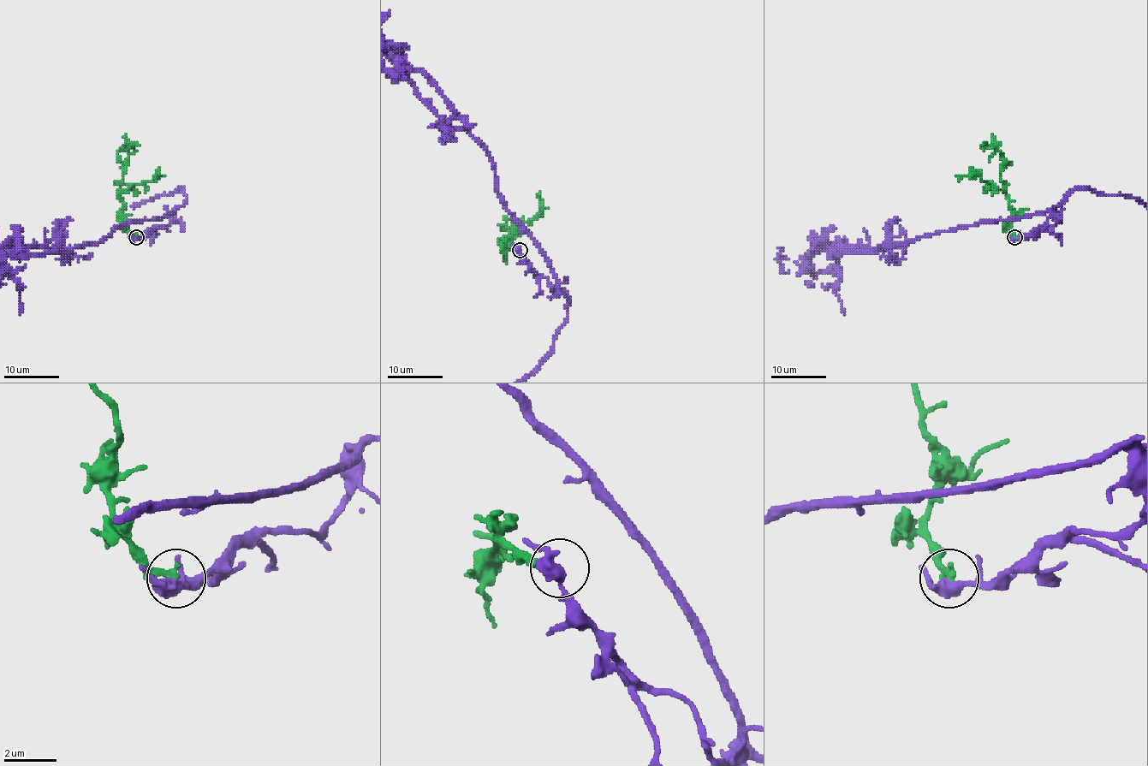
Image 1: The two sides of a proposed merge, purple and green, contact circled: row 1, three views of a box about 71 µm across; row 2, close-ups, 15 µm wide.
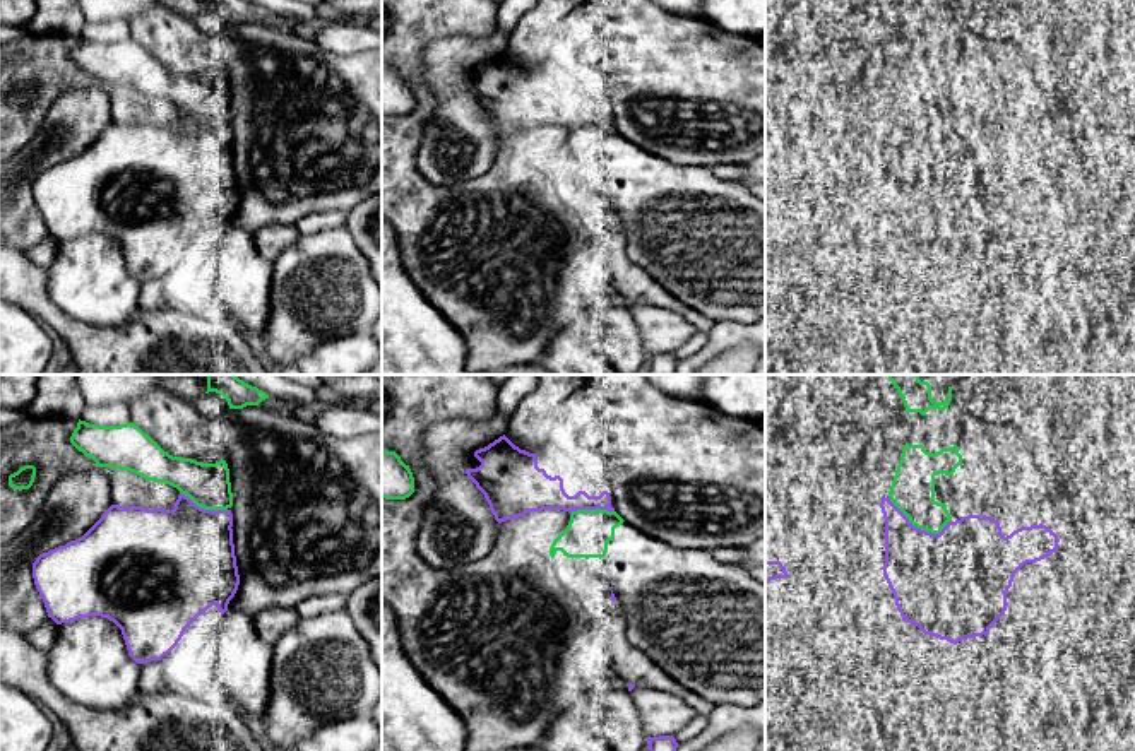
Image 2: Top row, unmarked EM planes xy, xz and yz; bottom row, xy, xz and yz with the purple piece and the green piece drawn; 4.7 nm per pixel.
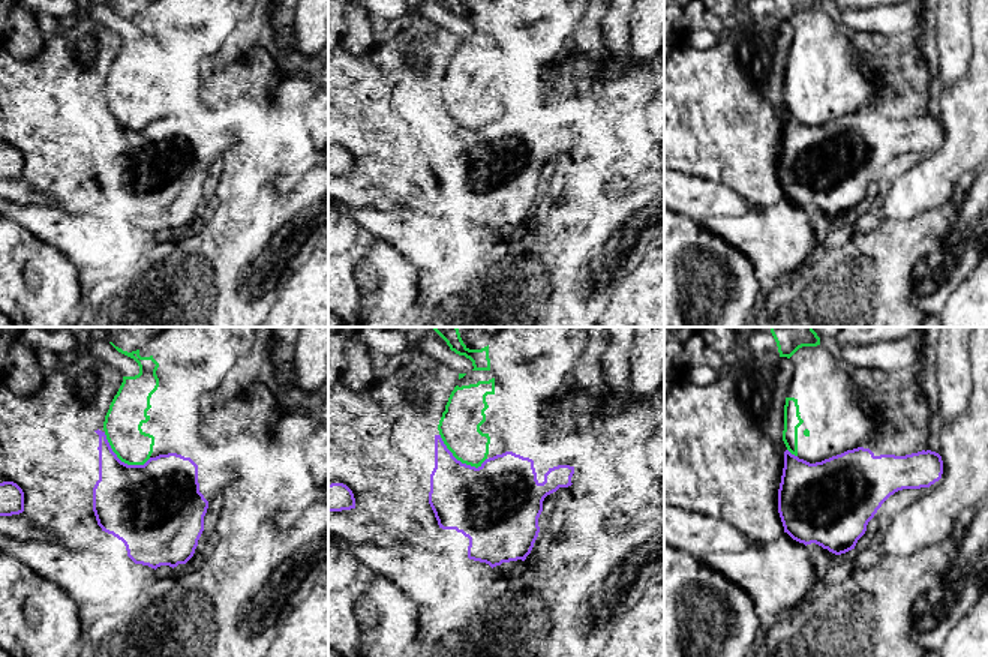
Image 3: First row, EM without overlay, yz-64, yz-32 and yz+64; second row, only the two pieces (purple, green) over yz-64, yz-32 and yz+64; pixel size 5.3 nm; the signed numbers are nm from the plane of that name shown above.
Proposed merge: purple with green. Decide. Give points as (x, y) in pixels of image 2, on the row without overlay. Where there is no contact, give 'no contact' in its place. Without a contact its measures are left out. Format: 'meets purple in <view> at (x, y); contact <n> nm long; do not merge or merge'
meets purple in yz at (916, 144); contact 320 nm long; do not merge

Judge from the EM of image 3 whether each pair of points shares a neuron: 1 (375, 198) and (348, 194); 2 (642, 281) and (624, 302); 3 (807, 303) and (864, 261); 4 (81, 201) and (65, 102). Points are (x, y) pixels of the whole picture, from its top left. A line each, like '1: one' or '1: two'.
1: one
2: one
3: one
4: one

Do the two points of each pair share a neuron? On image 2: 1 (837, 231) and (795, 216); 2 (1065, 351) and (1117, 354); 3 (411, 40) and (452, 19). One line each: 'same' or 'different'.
1: same
2: different
3: same

